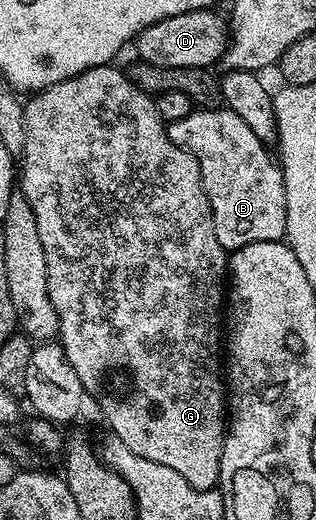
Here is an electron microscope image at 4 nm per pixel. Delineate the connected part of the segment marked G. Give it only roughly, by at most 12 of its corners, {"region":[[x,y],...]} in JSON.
{"region":[[113,64],[25,102],[60,344],[132,455],[218,485],[200,167]]}

